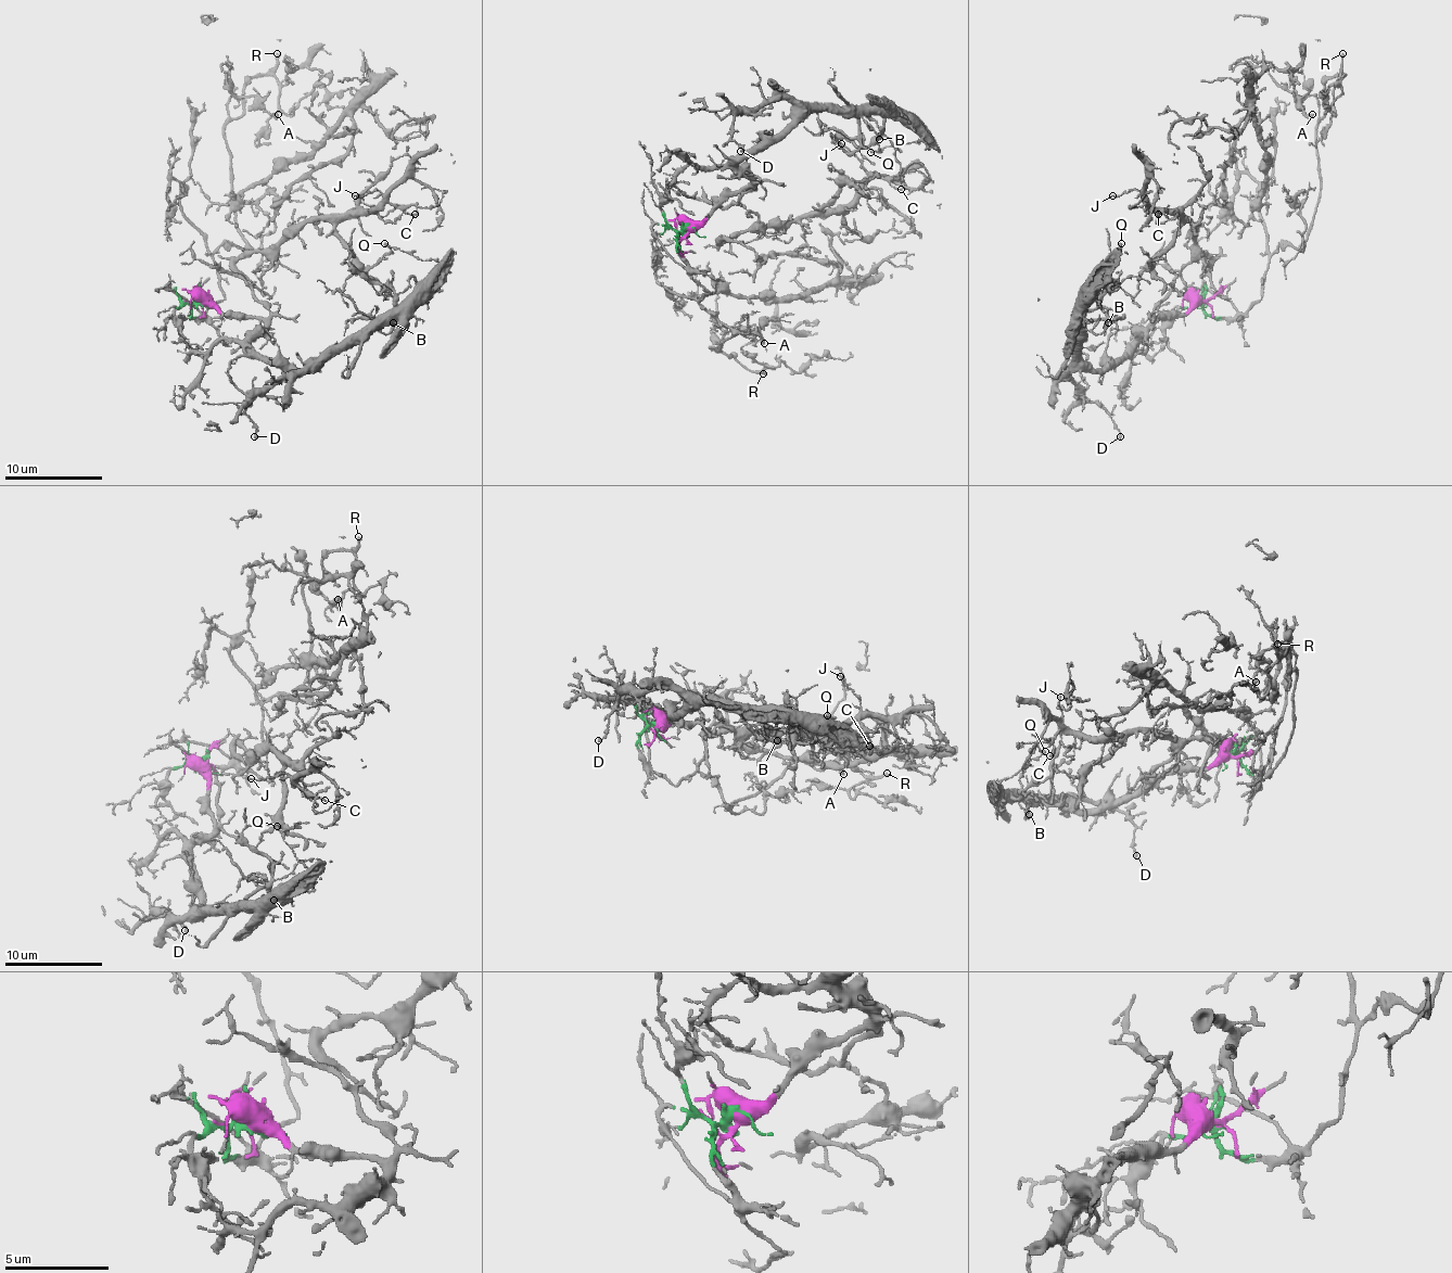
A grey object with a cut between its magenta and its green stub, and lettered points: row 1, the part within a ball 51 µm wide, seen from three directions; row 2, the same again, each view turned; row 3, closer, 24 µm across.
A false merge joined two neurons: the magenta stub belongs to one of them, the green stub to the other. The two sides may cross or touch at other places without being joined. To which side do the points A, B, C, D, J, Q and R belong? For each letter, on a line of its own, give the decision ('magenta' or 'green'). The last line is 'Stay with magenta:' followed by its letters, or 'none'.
A: green
B: magenta
C: magenta
D: magenta
J: magenta
Q: magenta
R: green
Stay with magenta: B, C, D, J, Q

